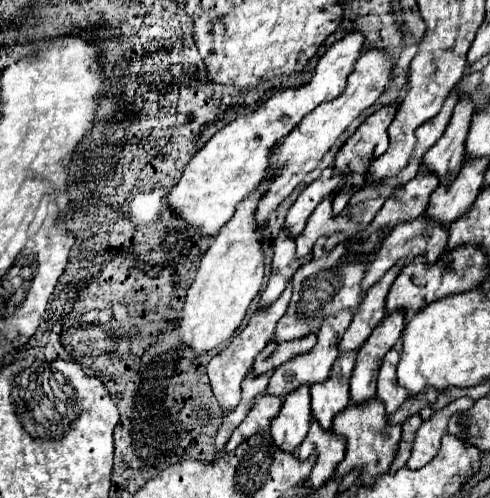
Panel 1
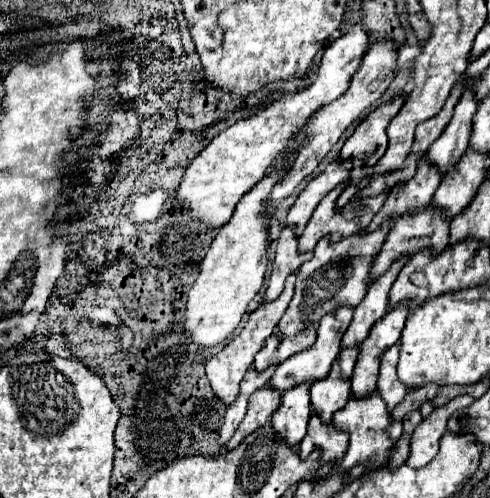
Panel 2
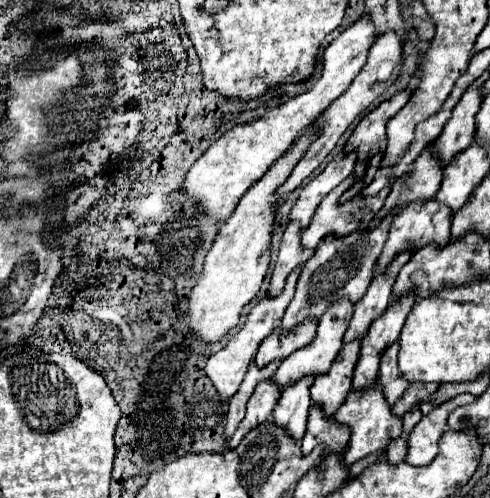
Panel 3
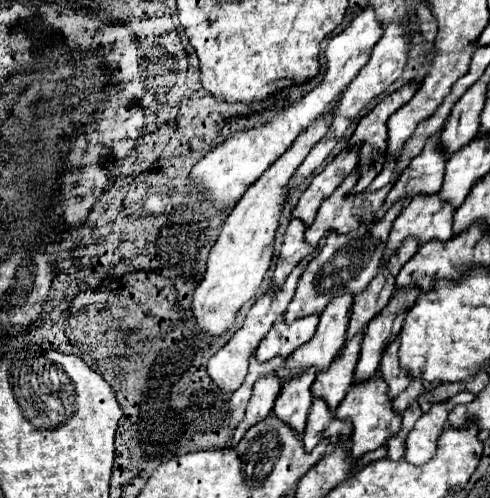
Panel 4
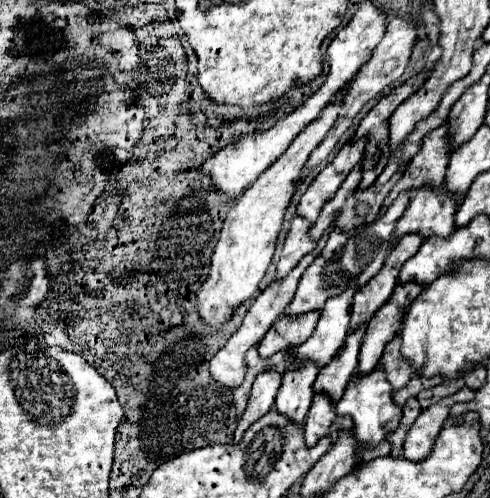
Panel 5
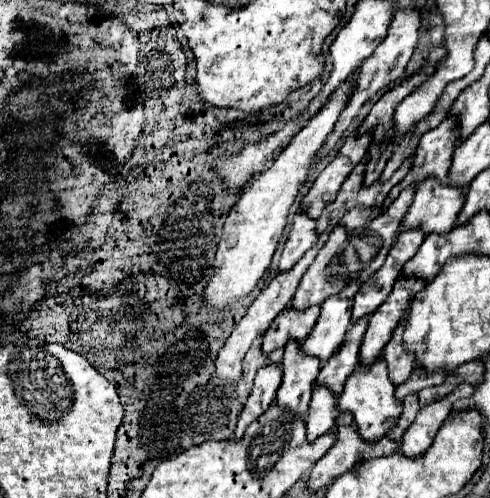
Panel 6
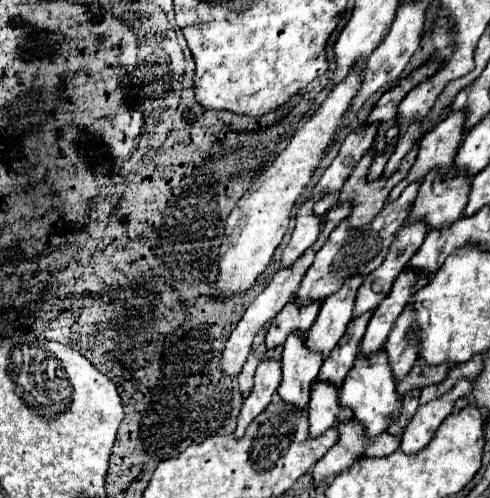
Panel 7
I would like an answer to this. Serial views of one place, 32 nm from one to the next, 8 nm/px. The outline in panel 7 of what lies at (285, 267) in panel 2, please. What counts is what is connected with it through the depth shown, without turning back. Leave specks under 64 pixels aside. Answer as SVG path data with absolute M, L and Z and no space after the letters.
M312 200L304 202L296 214L296 226L294 226L292 238L284 248L284 254L280 260L282 268L290 268L316 242L320 234L318 224L320 224L318 218L312 214Z

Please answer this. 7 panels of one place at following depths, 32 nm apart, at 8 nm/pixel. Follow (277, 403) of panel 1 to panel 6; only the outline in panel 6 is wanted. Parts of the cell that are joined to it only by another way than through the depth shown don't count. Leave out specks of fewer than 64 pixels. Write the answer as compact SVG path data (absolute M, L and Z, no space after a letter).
M268 364L258 370L258 374L254 378L254 388L252 388L252 392L250 392L250 396L238 416L234 440L240 440L244 430L272 406L280 382L282 382L282 372L276 364Z

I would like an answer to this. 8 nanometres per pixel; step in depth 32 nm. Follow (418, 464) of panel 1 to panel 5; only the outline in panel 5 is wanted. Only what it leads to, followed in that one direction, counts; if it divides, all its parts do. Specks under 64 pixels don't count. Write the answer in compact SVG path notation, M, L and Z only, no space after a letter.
M464 388L456 392L456 396L450 396L448 400L440 400L432 404L428 410L424 410L404 440L404 458L410 462L426 460L434 450L436 436L440 434L440 430L448 420L450 408L458 402L470 402L470 400L474 400L474 392L470 388Z

